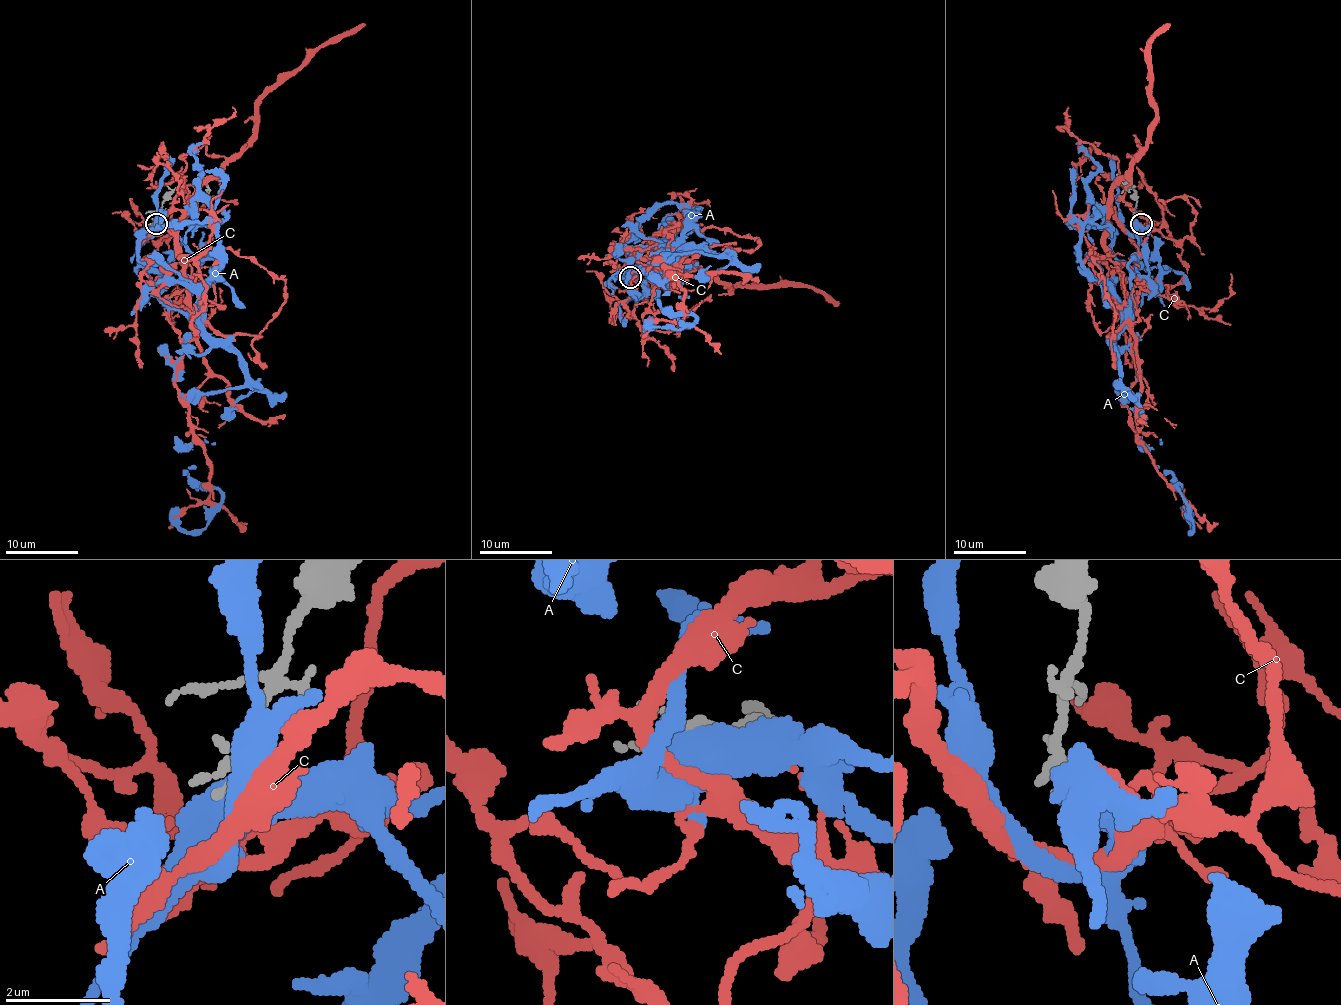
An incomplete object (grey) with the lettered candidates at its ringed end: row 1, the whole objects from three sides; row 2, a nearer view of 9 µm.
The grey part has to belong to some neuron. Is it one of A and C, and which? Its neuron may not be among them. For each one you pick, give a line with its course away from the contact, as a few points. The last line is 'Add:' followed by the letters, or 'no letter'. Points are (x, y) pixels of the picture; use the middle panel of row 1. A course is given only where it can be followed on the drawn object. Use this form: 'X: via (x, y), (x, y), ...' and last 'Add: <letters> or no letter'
Add: no letter

